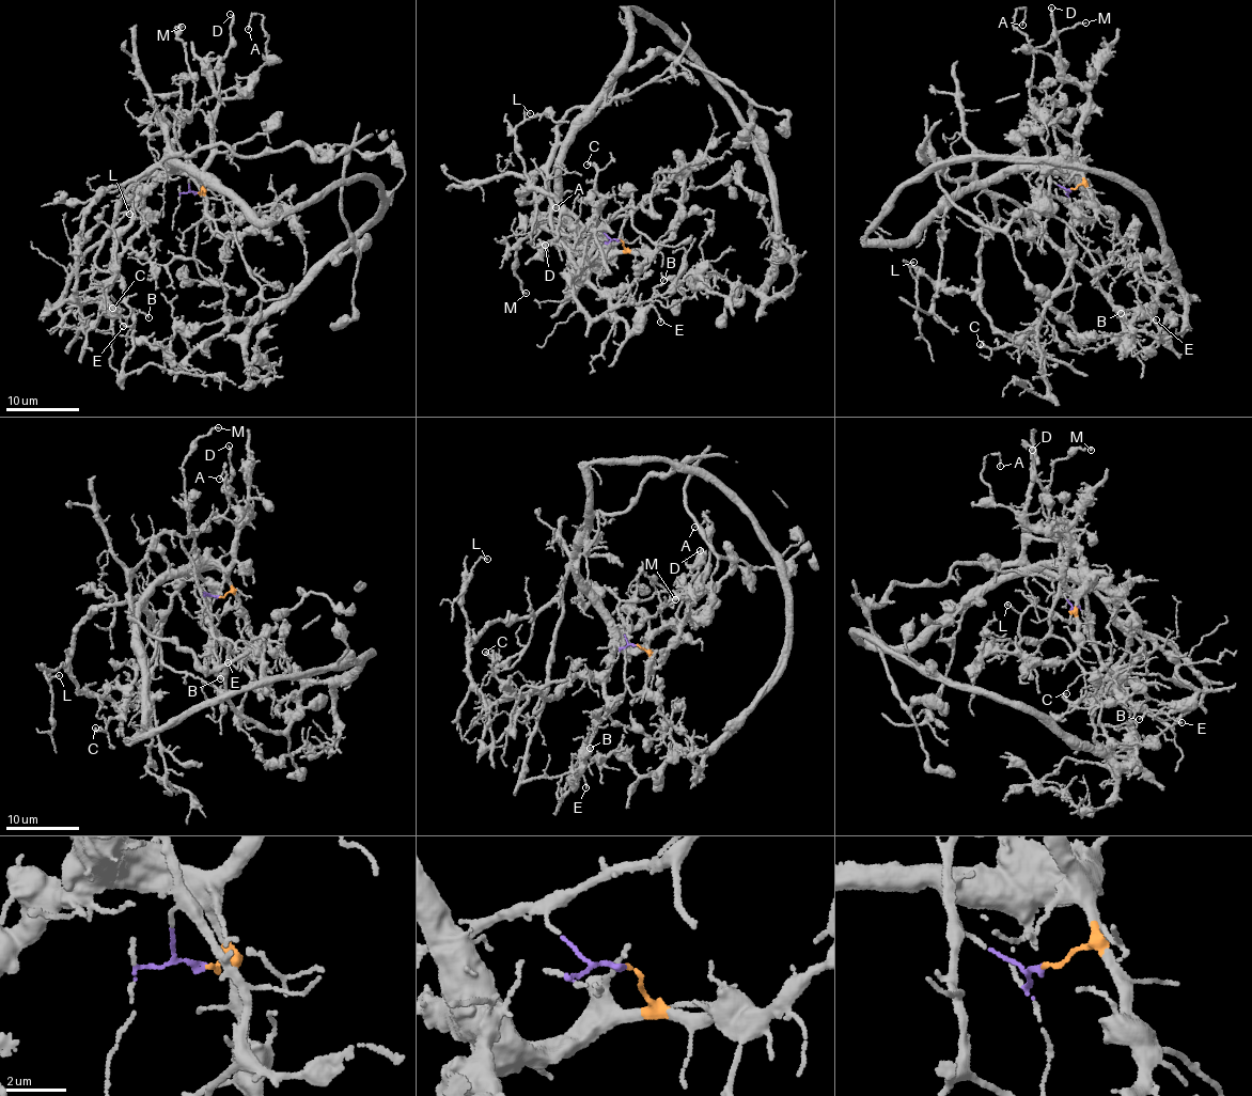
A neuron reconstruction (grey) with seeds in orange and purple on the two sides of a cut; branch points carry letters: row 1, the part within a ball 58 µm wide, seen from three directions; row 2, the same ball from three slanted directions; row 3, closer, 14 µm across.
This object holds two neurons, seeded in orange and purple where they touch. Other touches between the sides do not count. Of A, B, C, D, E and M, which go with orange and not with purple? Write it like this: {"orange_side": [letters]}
{"orange_side": ["A", "B", "C", "E"]}

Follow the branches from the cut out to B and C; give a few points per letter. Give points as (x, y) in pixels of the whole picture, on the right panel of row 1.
B: (1071, 189), (1083, 182), (1083, 170), (1073, 176), (1108, 215), (1153, 298), (1136, 314), (1124, 309), (1120, 314)
C: (1071, 189), (1083, 170), (1073, 176), (1083, 200), (1068, 223), (1066, 279), (1024, 334), (1004, 346), (980, 344)

